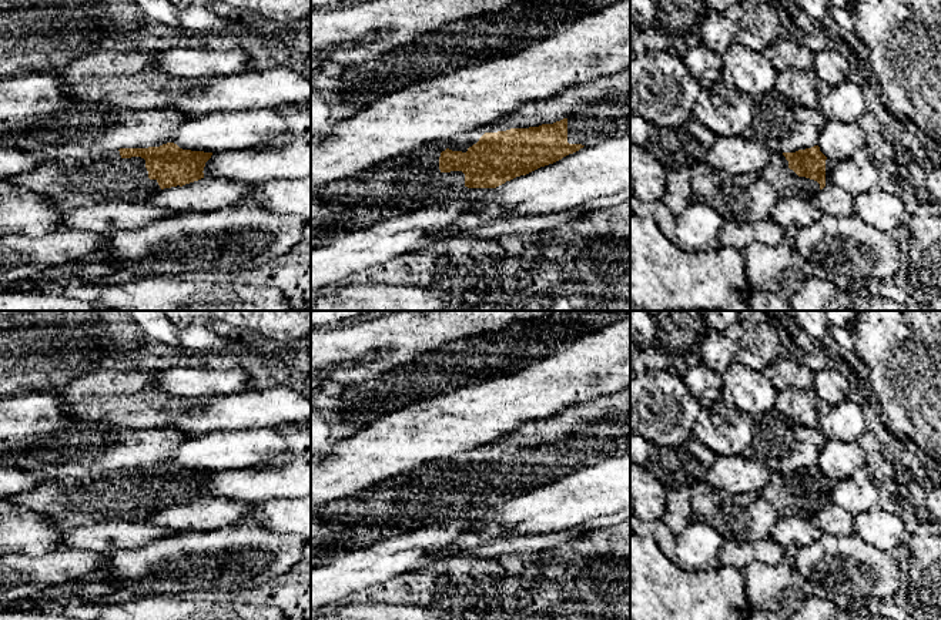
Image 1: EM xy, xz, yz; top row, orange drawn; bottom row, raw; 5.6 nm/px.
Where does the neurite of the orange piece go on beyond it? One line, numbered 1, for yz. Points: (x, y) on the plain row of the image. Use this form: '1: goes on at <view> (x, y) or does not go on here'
1: goes on at yz (787, 503)

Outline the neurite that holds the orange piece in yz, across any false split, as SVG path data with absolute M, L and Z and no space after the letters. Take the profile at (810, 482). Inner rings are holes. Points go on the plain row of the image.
M818 465L796 472L771 472L768 483L760 490L780 517L811 519L831 503L835 482Z

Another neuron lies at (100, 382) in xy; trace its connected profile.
M94 369L74 379L60 395L71 405L87 396L131 395L151 388L155 371Z

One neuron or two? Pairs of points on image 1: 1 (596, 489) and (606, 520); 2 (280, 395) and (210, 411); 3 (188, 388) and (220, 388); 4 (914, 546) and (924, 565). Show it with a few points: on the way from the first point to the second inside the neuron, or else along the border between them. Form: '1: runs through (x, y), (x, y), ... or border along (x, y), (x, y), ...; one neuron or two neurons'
1: border along (615, 512), (599, 515), (593, 519); two neurons
2: runs through (263, 408), (227, 411); one neuron
3: runs through (196, 388), (213, 388); one neuron
4: runs through (918, 550), (924, 560); one neuron

